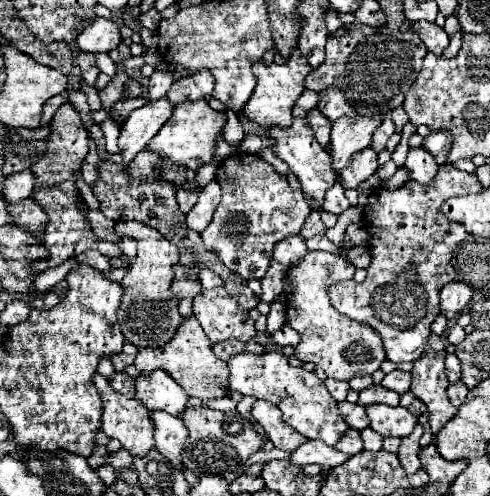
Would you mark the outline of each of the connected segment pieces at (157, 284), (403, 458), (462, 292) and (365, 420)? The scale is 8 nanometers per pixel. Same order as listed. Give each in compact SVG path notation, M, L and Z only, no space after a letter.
M116 222L116 234L126 234L136 240L138 254L128 274L122 278L122 304L118 308L118 324L126 338L126 342L138 348L158 348L168 344L174 338L174 332L182 324L182 316L178 312L178 296L170 292L174 282L174 266L178 264L178 248L160 236L154 228L140 222Z
M418 424L410 436L402 438L402 444L400 444L398 458L400 458L400 462L402 462L402 466L408 474L416 474L420 470L420 460L418 460L418 452L420 452L418 440L420 440L420 436L422 436L422 426Z
M454 280L440 290L440 308L448 320L456 318L468 306L470 300L472 300L472 290L468 284L460 280Z
M340 402L338 404L340 414L346 418L346 422L350 424L350 428L356 430L364 430L370 424L370 418L366 416L366 408L360 404L350 404L350 402Z

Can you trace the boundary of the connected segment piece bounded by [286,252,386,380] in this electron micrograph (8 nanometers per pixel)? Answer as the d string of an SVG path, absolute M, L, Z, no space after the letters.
M308 252L298 266L288 270L286 280L294 284L294 294L288 296L286 318L288 324L300 334L300 346L296 346L296 356L304 362L316 364L334 380L350 380L354 376L366 376L380 368L386 360L382 338L370 326L364 326L348 316L340 314L328 300L326 286L330 282L340 282L340 278L352 278L356 272L354 264L340 254L330 252Z

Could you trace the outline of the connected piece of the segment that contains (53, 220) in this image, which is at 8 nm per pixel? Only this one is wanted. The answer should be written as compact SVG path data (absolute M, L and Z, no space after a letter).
M62 104L52 118L52 134L46 140L46 154L44 158L32 166L36 186L34 186L34 200L42 206L48 216L48 230L44 230L44 246L50 252L50 258L36 264L38 274L46 268L64 264L68 258L76 256L76 250L86 250L88 242L96 240L96 234L90 230L88 218L82 212L82 204L78 204L78 186L76 186L76 172L82 170L82 164L88 156L88 132L82 126L80 114L74 110L72 104Z

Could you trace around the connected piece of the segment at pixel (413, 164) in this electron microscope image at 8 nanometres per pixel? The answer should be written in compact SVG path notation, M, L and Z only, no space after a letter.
M422 146L408 150L404 166L408 168L410 178L416 180L416 182L422 182L422 184L430 182L436 176L436 172L438 172L436 160Z

